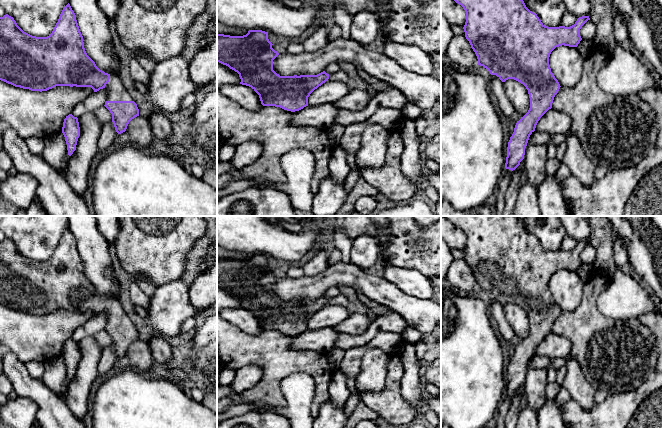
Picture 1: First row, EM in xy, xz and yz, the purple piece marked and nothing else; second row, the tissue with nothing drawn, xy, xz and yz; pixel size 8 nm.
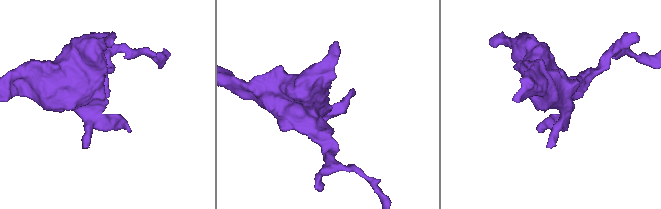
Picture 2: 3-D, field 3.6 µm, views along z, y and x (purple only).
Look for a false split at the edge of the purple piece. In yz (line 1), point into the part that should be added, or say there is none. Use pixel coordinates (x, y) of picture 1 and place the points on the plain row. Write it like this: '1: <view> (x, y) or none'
1: yz (504, 406)

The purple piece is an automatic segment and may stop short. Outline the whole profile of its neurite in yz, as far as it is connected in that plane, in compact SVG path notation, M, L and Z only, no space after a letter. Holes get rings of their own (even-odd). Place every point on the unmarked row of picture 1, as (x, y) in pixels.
M444 216L456 227L461 229L466 236L466 246L463 251L465 261L475 276L478 289L486 292L491 299L496 299L502 306L514 303L523 308L528 314L530 332L528 336L517 345L514 356L510 361L507 371L506 387L503 399L499 404L493 428L505 428L505 417L510 409L513 395L519 395L520 386L524 383L525 372L530 359L535 355L540 342L552 332L555 319L560 313L560 308L551 296L549 281L551 276L559 270L577 271L582 264L580 253L590 244L589 240L582 240L570 251L545 250L536 237L530 235L524 225L515 216Z

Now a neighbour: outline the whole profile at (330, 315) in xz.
M326 305L315 313L308 321L308 330L334 327L349 316L347 307Z

